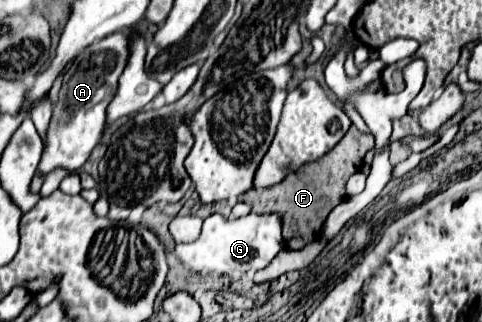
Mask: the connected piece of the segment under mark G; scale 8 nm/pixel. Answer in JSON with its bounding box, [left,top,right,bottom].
[176,214,284,276]

